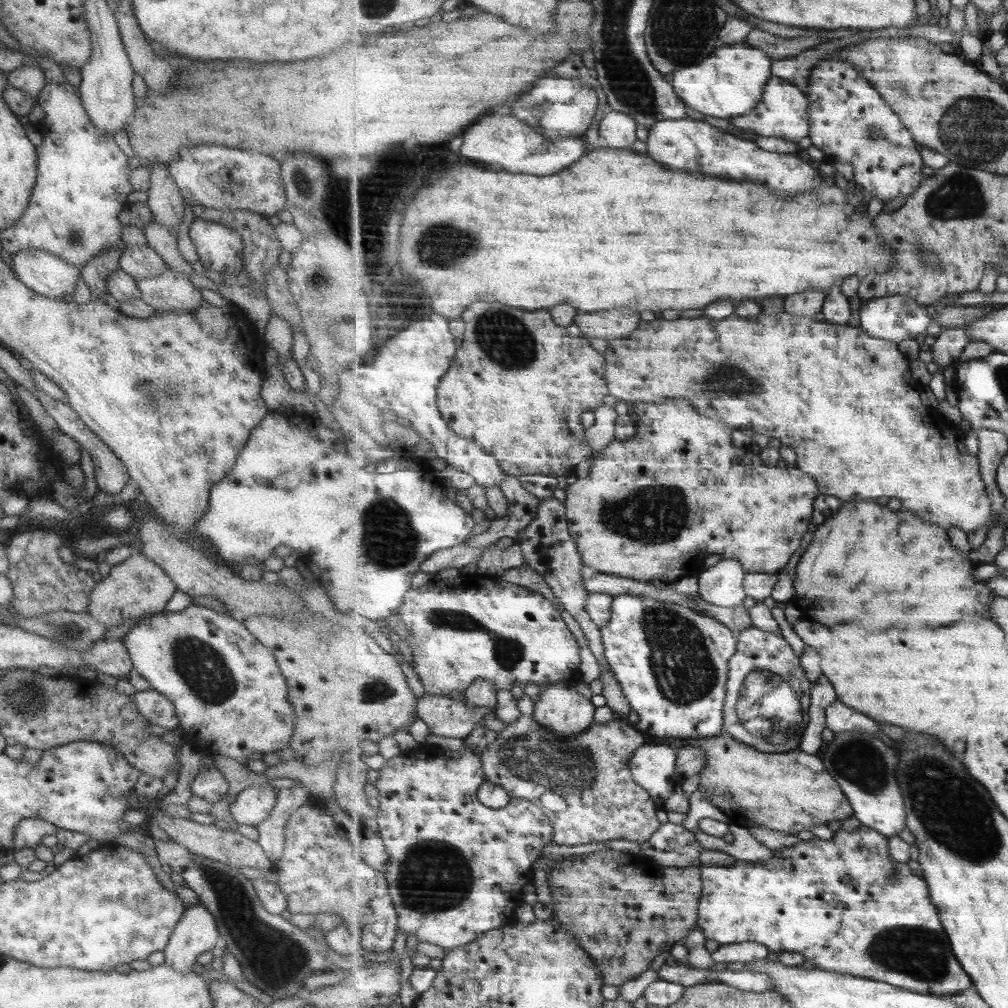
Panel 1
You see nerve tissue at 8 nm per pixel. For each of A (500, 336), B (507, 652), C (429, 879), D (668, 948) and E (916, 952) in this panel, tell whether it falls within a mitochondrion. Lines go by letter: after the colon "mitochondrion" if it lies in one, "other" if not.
A: mitochondrion
B: mitochondrion
C: mitochondrion
D: other
E: mitochondrion

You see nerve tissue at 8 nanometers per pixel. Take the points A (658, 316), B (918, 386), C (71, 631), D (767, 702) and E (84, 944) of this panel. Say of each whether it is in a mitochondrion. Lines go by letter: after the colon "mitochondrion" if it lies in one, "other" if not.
A: other
B: other
C: mitochondrion
D: mitochondrion
E: mitochondrion

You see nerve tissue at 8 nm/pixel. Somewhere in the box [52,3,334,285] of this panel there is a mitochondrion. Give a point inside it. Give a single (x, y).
(75, 237)

